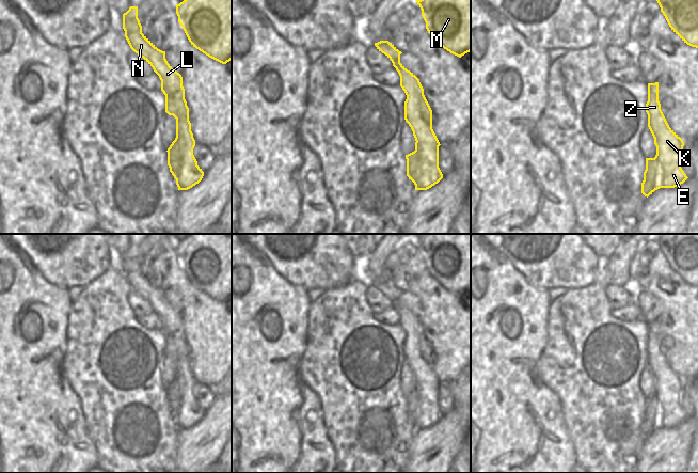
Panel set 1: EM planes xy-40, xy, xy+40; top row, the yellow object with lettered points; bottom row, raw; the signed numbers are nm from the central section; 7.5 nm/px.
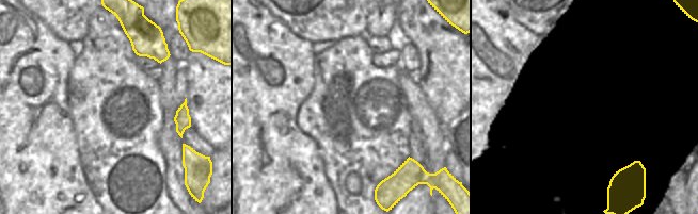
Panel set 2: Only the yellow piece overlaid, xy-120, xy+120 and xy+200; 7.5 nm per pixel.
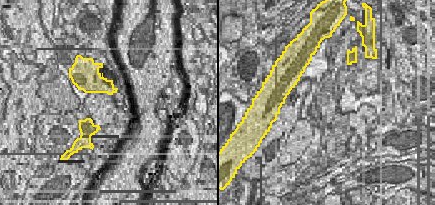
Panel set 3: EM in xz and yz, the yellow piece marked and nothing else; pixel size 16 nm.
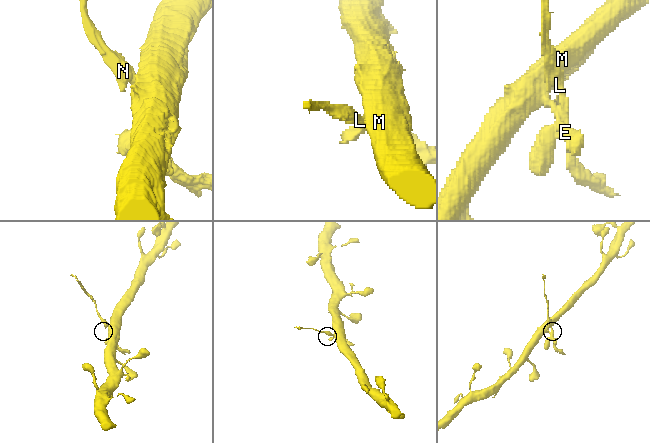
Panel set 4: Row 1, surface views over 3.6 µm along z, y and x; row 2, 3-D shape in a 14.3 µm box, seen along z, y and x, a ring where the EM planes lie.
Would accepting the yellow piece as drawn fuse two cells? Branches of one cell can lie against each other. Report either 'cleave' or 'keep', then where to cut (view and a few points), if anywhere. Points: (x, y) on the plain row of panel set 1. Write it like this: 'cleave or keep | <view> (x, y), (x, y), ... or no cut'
cleave | xy-40 (176, 375), (181, 388), (181, 404), (175, 418)

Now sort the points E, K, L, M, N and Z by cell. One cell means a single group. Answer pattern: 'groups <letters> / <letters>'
groups E K L N Z / M

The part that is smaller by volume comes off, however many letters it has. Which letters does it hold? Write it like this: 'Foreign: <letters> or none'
Foreign: E, K, L, N, Z

